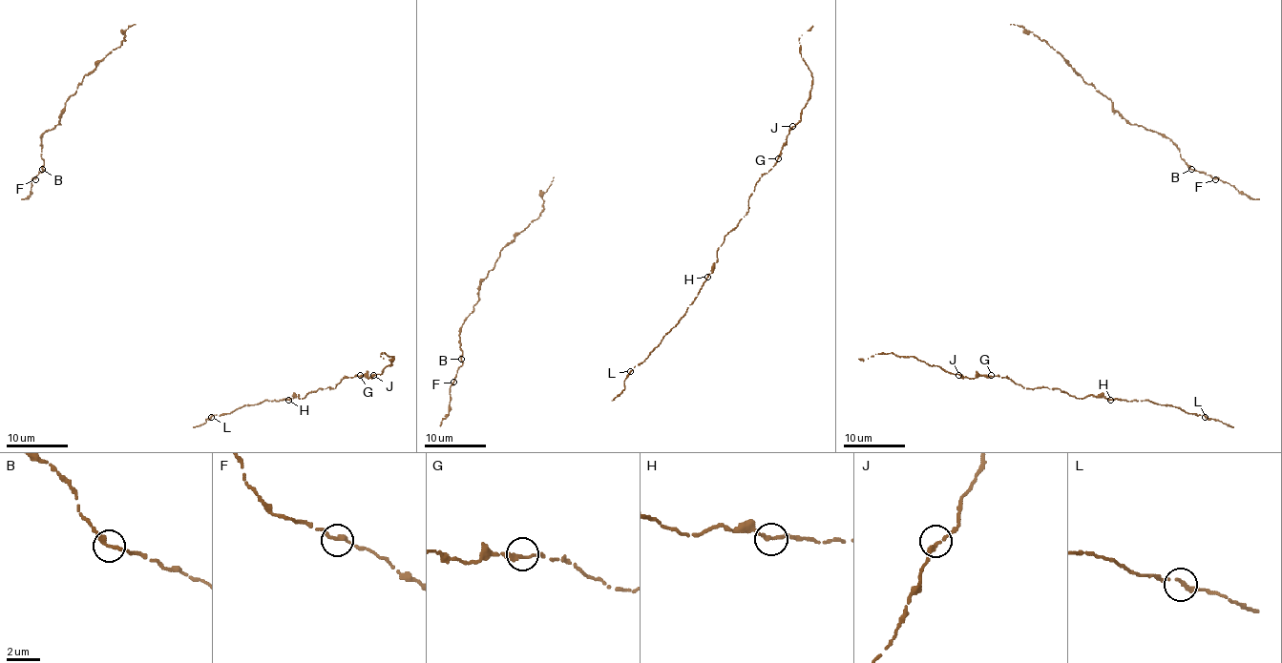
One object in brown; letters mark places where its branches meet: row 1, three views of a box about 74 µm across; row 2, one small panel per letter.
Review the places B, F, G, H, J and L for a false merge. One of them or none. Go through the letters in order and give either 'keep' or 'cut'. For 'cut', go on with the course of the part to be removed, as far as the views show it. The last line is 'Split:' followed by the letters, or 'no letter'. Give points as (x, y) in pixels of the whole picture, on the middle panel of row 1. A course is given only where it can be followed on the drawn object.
B: keep
F: keep
G: keep
H: keep
J: keep
L: keep
Split: no letter

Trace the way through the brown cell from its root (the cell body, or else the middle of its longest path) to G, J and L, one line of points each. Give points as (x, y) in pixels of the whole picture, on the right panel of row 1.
G: (1233, 426), (1147, 400), (1127, 402), (1091, 395), (1078, 398), (1059, 389), (1028, 389), (1006, 377), (991, 375)
J: (1233, 426), (1147, 400), (1127, 402), (1091, 395), (1078, 398), (1059, 389), (1028, 389), (1006, 377), (958, 375)
L: (1233, 426), (1205, 417)

